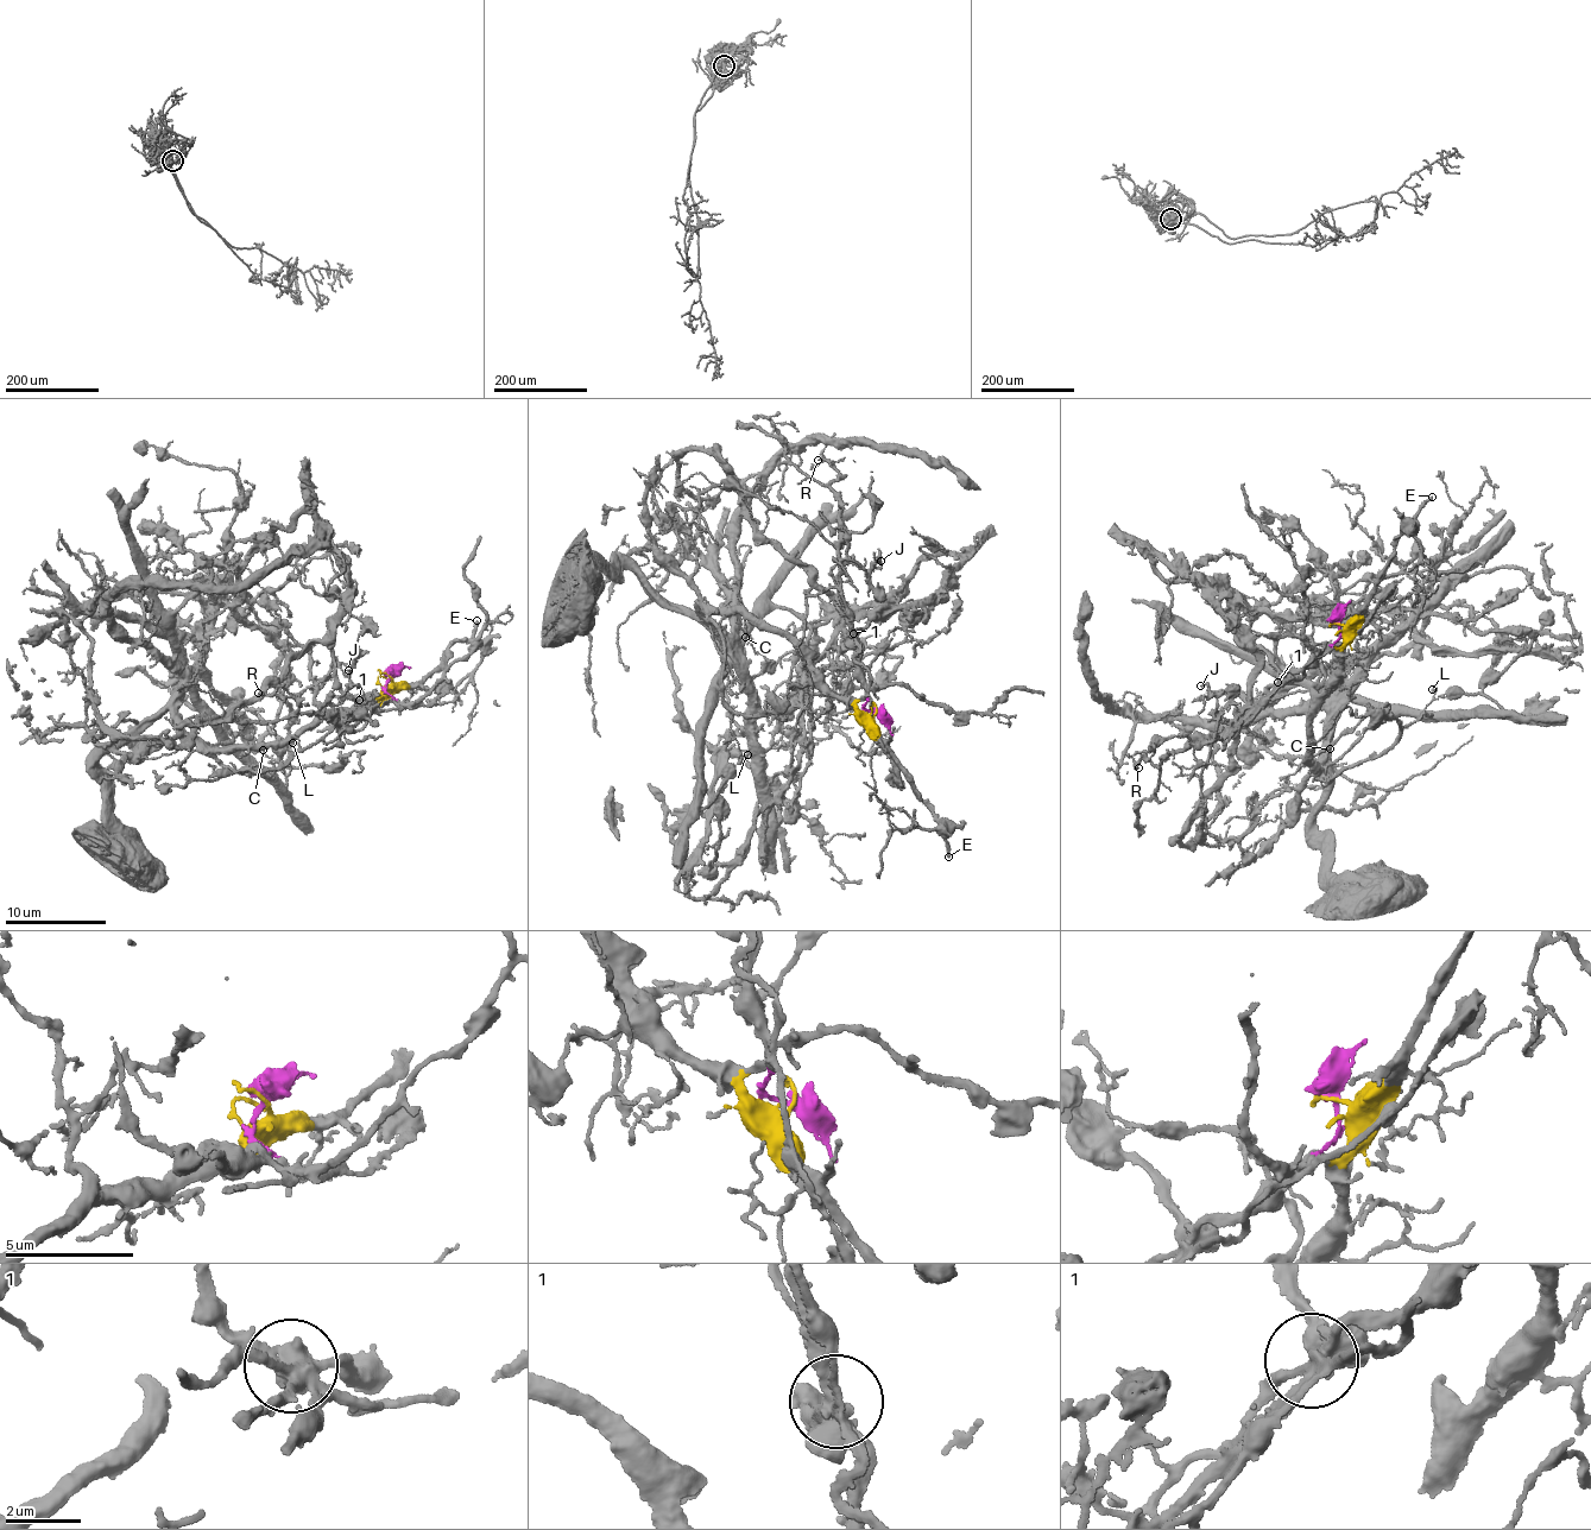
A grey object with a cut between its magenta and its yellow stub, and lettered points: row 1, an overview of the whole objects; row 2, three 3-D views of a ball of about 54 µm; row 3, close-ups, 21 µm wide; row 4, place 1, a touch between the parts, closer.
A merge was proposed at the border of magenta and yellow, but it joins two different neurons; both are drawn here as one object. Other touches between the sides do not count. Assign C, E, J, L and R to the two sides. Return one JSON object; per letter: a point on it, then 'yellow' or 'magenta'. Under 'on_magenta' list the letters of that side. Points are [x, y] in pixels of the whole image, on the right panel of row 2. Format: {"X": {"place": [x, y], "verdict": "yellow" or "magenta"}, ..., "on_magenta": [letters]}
{"C": {"place": [1330, 748], "verdict": "yellow"}, "E": {"place": [1432, 497], "verdict": "yellow"}, "J": {"place": [1200, 686], "verdict": "yellow"}, "L": {"place": [1432, 689], "verdict": "yellow"}, "R": {"place": [1138, 767], "verdict": "yellow"}, "on_magenta": []}

